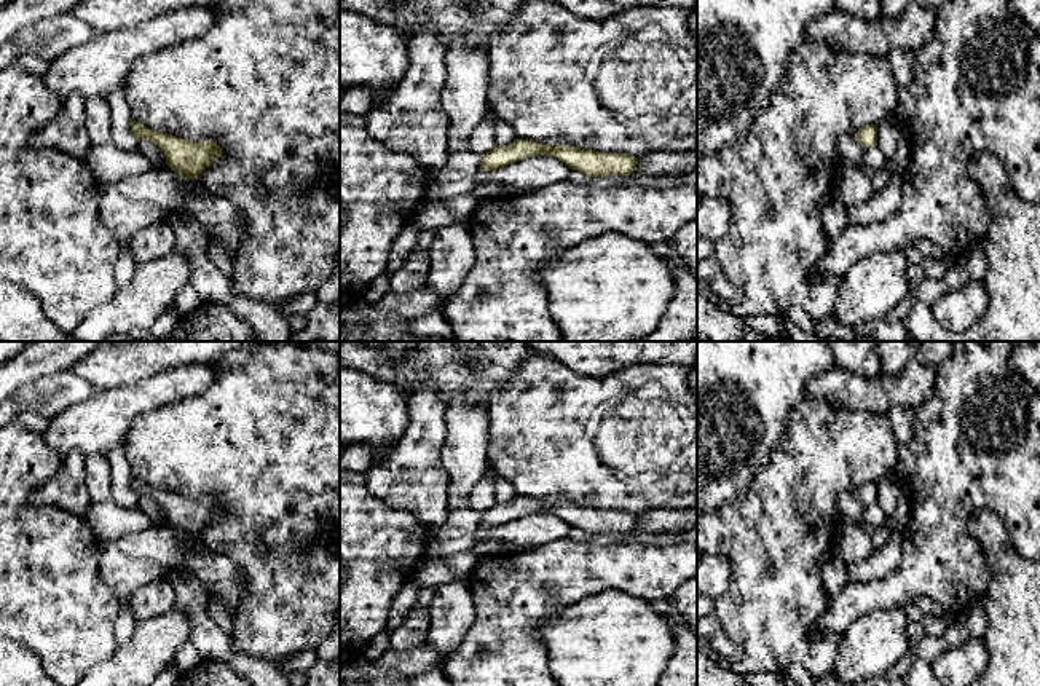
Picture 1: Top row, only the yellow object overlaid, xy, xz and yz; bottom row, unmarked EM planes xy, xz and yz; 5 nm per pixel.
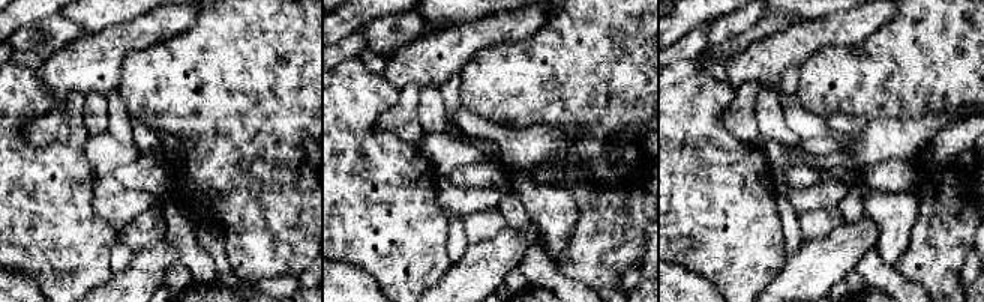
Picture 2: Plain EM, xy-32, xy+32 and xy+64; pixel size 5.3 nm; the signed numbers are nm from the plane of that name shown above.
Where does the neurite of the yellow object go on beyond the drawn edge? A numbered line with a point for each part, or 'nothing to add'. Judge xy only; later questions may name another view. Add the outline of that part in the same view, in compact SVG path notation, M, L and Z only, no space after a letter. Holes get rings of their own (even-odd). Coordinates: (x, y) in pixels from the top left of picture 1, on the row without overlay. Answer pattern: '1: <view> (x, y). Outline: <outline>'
nothing to add

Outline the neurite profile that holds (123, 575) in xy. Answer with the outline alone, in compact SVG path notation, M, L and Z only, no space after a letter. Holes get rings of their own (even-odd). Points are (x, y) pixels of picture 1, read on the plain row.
M118 544L100 547L99 574L118 600L131 598L137 589L167 578L171 570L148 558L129 557Z

